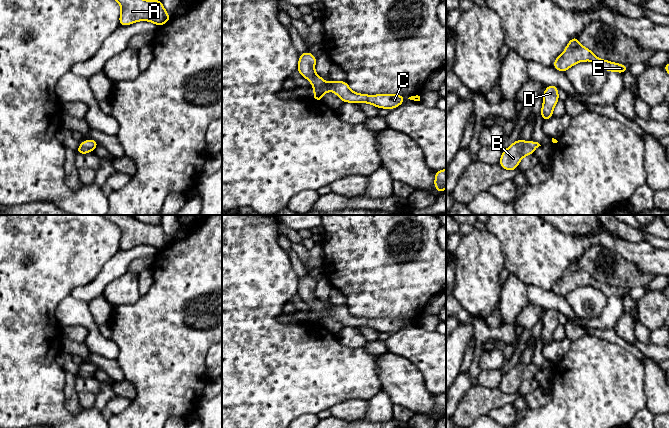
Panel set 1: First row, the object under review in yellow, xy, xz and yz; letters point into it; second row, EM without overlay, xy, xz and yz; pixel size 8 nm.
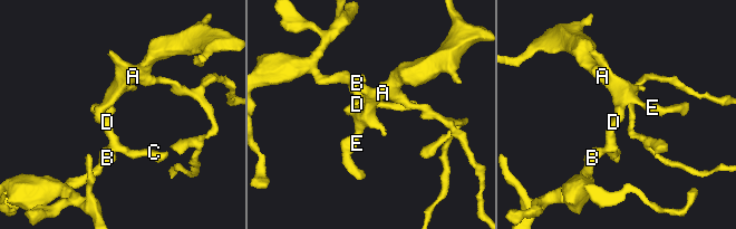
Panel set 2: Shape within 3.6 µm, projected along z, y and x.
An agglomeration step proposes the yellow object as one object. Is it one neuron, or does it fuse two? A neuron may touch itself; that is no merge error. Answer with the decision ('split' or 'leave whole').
leave whole

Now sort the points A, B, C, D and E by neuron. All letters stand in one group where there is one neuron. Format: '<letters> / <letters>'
A B C D E

